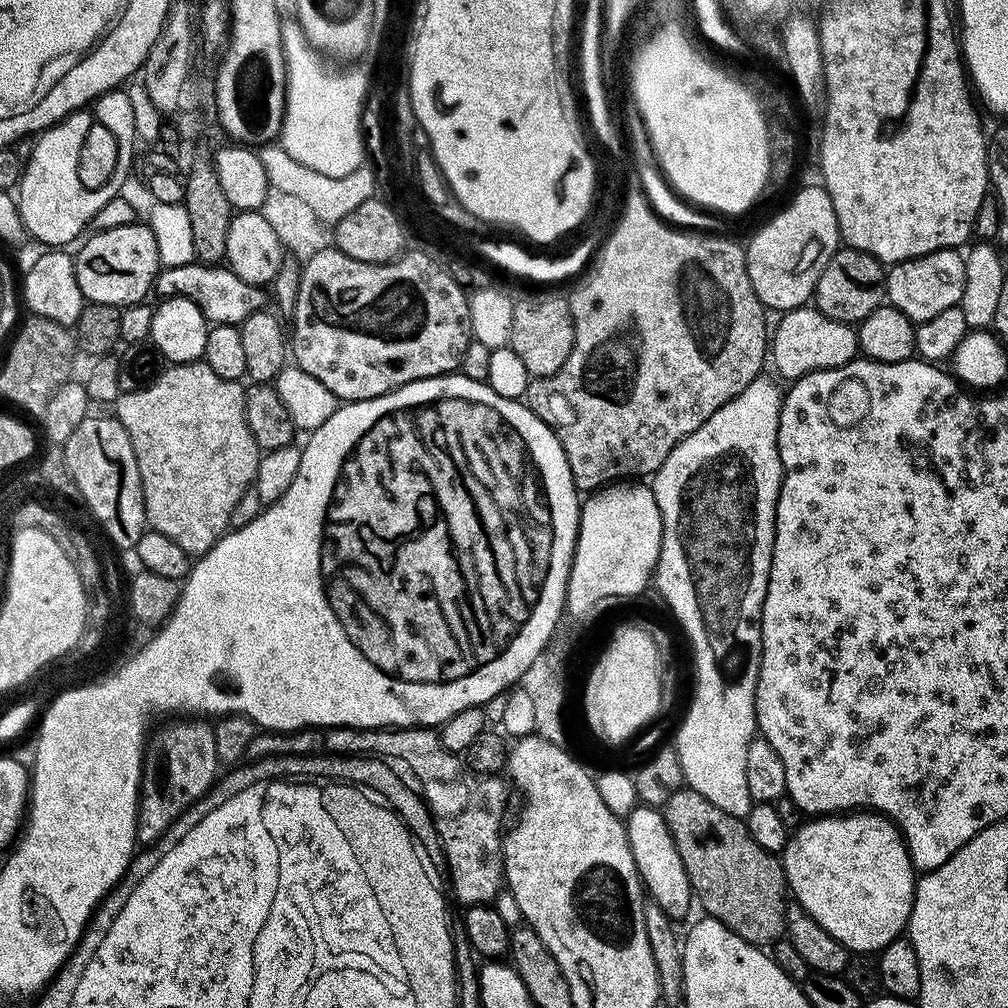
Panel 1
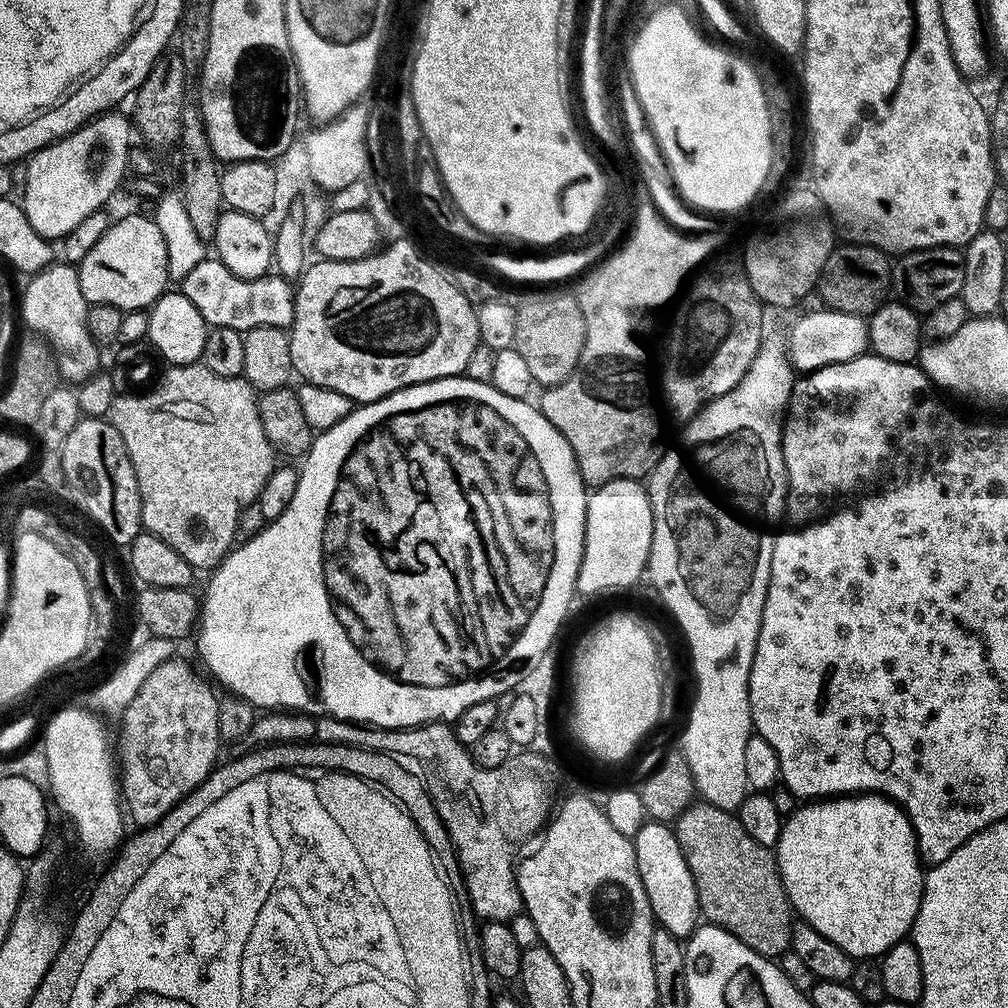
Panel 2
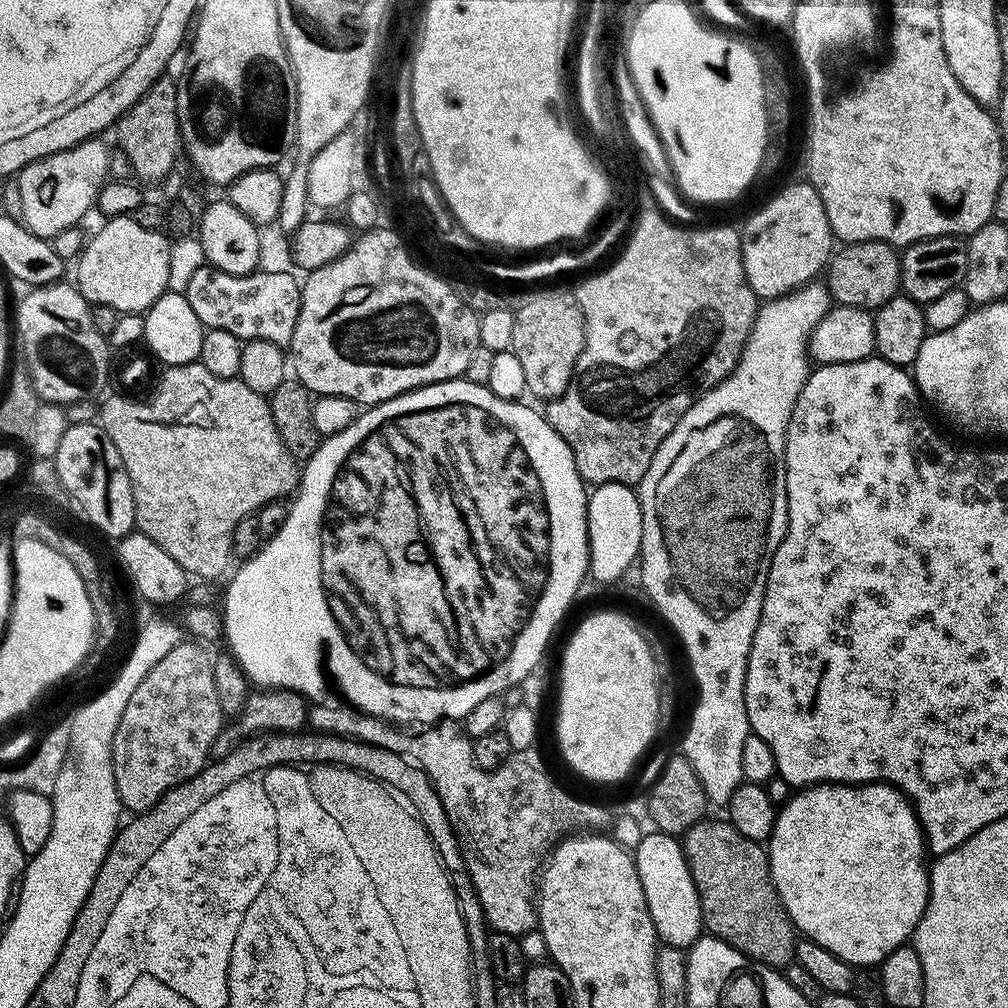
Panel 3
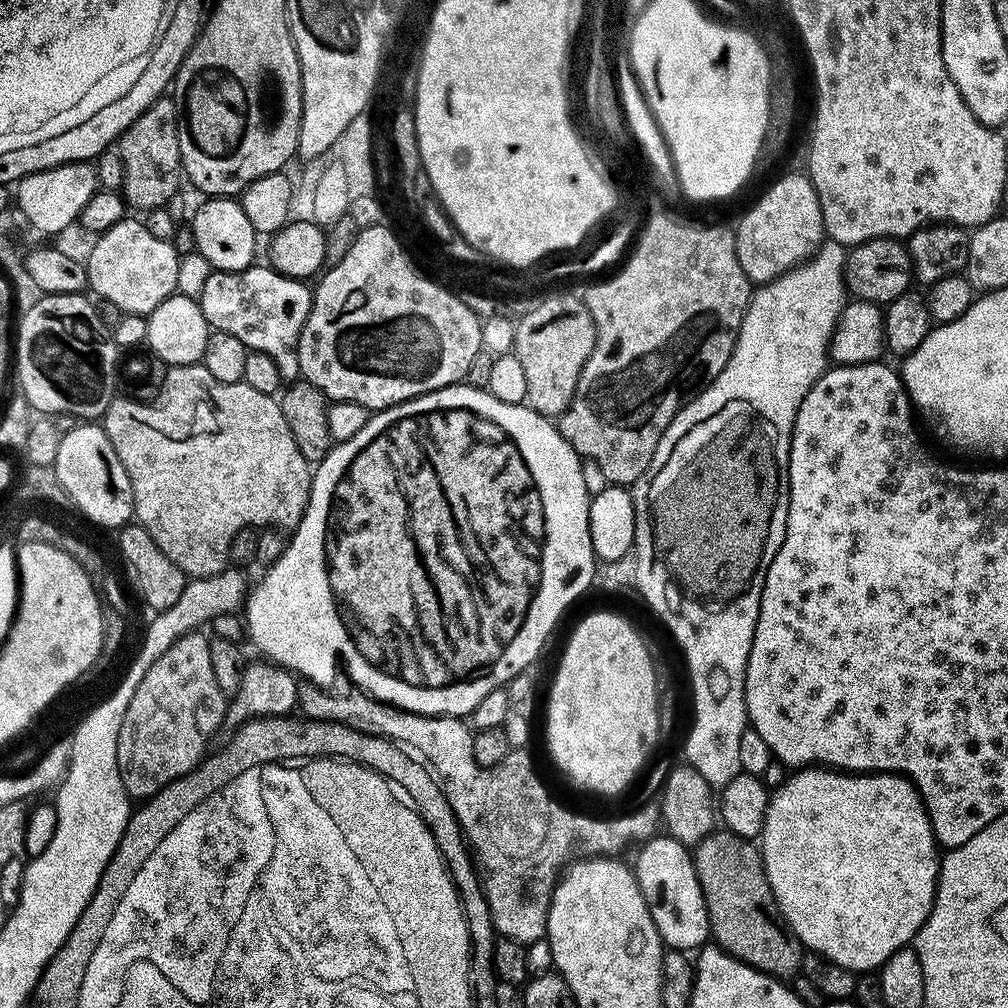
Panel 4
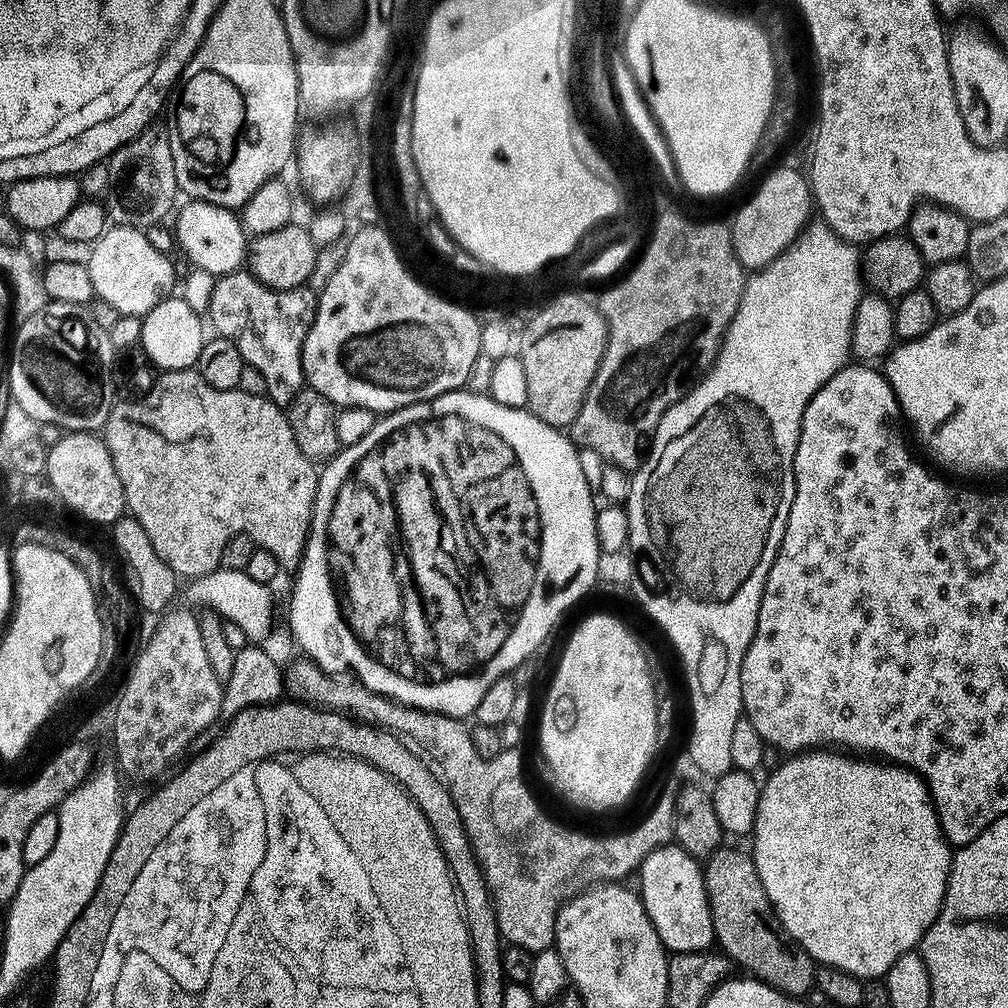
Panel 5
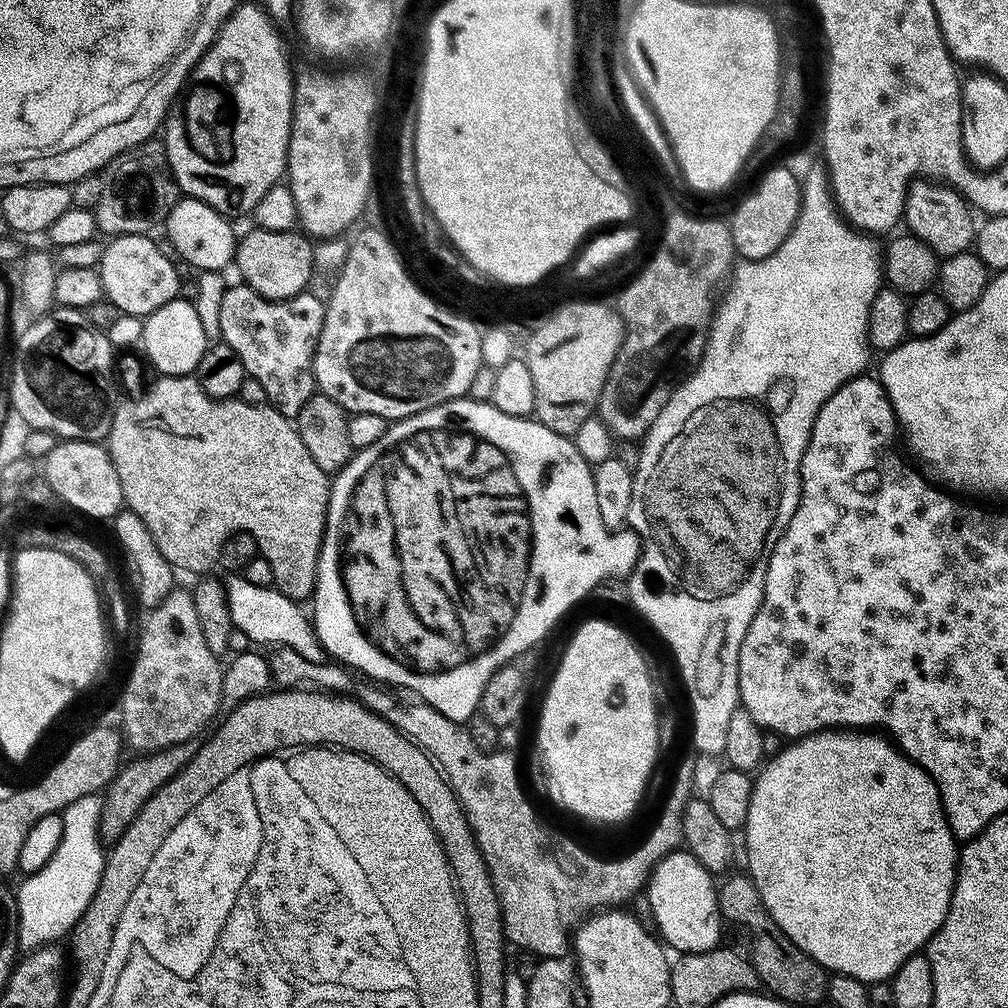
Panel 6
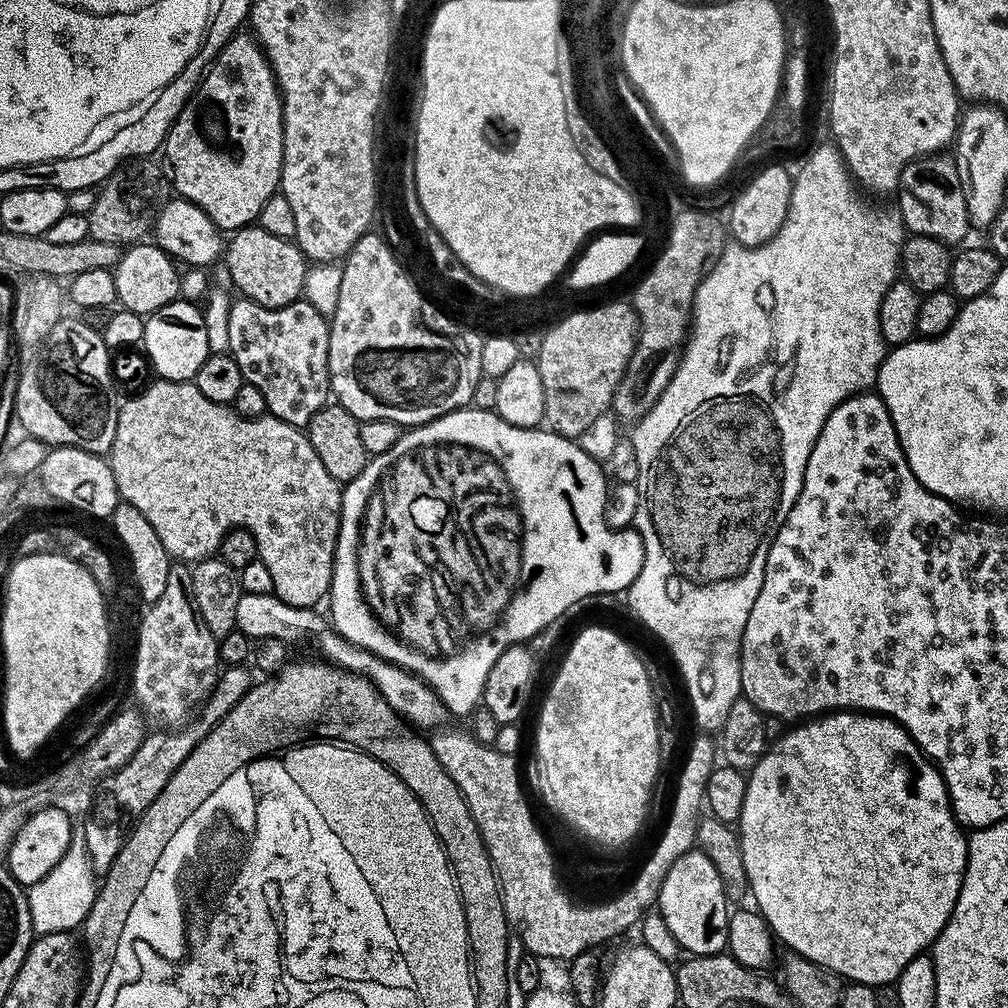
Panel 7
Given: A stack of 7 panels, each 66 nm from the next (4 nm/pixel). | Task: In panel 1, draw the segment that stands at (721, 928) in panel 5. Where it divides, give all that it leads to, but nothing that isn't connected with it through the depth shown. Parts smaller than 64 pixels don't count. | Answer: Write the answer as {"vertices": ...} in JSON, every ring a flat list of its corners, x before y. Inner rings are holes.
{"vertices":[[681,786,662,805,664,821,674,838,678,858,686,866,697,905,722,922,738,938,767,949,768,944,783,941,788,926,790,893,779,855,762,850,750,838,747,823,734,814,726,814,694,789]]}

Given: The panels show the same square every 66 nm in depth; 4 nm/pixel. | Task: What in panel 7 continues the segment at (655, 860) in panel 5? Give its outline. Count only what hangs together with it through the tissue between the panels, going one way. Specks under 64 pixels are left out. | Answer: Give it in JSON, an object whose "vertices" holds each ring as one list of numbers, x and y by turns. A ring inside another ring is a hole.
{"vertices":[[693,850,682,854,682,858,670,866,662,881,658,912,659,908,669,934,685,948,685,953,709,956,727,949,730,901,724,892,724,883,718,870,714,870,714,862,710,862,706,854]]}

